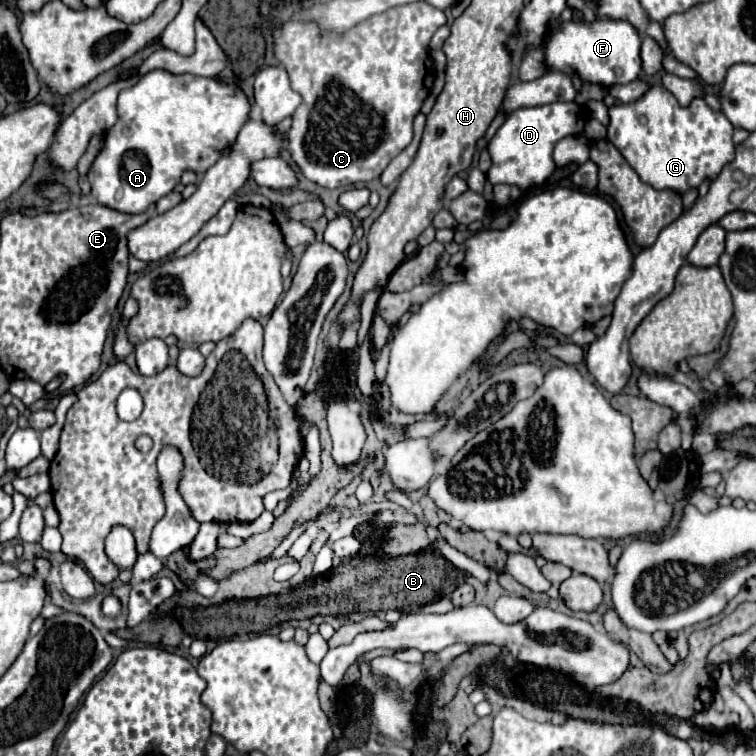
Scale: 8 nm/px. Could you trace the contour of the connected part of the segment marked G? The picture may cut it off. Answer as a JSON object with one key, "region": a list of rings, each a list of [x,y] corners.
{"region":[[[652,86],[642,98],[630,104],[614,104],[610,108],[610,126],[608,140],[620,150],[626,162],[634,168],[642,182],[652,184],[656,190],[672,190],[676,194],[686,194],[692,188],[698,188],[704,180],[716,180],[724,164],[732,160],[732,124],[722,112],[714,112],[704,98],[694,98],[688,106],[680,106],[672,92],[664,86]]]}

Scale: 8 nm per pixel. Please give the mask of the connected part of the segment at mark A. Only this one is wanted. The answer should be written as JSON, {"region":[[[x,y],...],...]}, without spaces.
{"region":[[[152,70],[140,76],[136,84],[124,88],[118,94],[116,110],[118,120],[112,128],[108,128],[104,136],[104,148],[92,162],[88,180],[92,186],[92,196],[98,204],[126,214],[142,214],[162,196],[172,192],[172,188],[180,184],[180,176],[186,170],[204,174],[212,164],[216,164],[216,160],[220,158],[220,152],[216,152],[216,148],[228,148],[234,144],[240,128],[250,118],[252,104],[238,84],[226,84],[216,78],[194,74]]]}

